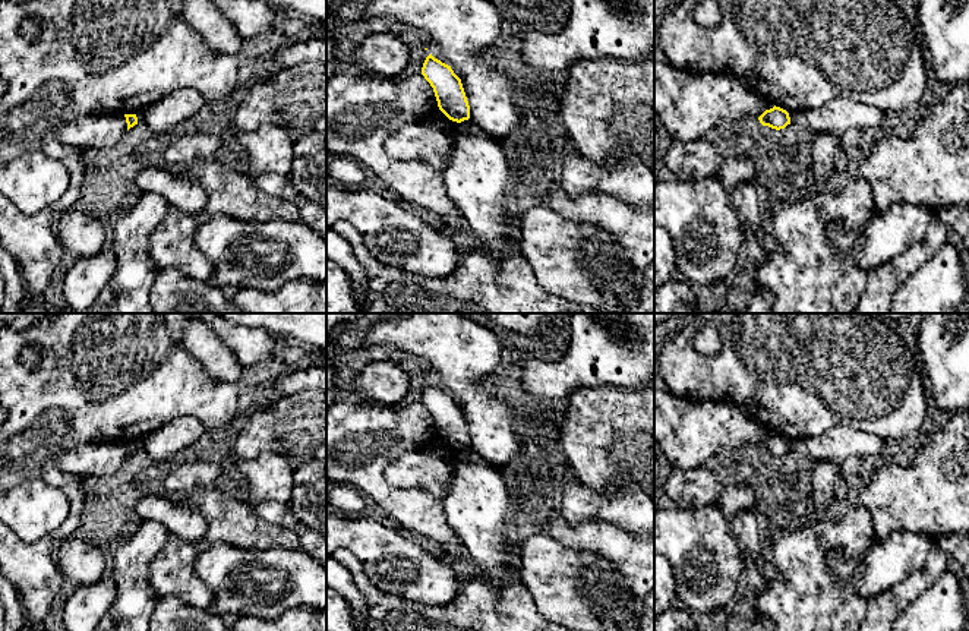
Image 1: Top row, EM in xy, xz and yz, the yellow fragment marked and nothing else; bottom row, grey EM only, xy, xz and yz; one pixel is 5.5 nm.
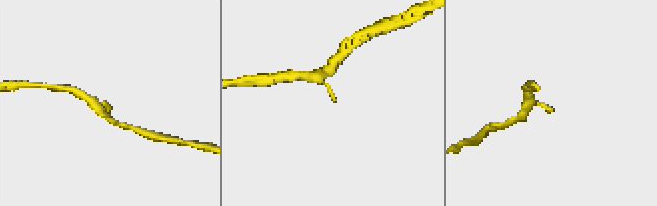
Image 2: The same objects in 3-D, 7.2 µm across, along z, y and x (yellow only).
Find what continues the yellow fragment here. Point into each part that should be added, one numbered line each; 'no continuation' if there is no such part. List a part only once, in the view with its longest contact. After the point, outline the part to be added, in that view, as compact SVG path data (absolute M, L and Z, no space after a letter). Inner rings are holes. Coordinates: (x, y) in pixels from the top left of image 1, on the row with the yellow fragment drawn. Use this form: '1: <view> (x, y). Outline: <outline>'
no continuation

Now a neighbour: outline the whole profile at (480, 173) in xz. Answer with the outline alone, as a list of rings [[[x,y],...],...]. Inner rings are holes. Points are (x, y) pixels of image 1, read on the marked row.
[[[470,119],[461,122],[451,161],[442,176],[448,196],[479,239],[479,246],[498,259],[509,256],[506,234],[511,218],[505,199],[508,192],[514,189],[515,165],[501,141],[480,129]]]

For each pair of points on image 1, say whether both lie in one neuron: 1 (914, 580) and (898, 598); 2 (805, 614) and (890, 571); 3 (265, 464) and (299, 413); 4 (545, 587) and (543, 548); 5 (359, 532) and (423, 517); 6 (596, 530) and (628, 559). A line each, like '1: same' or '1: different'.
1: same
2: different
3: different
4: same
5: different
6: same

